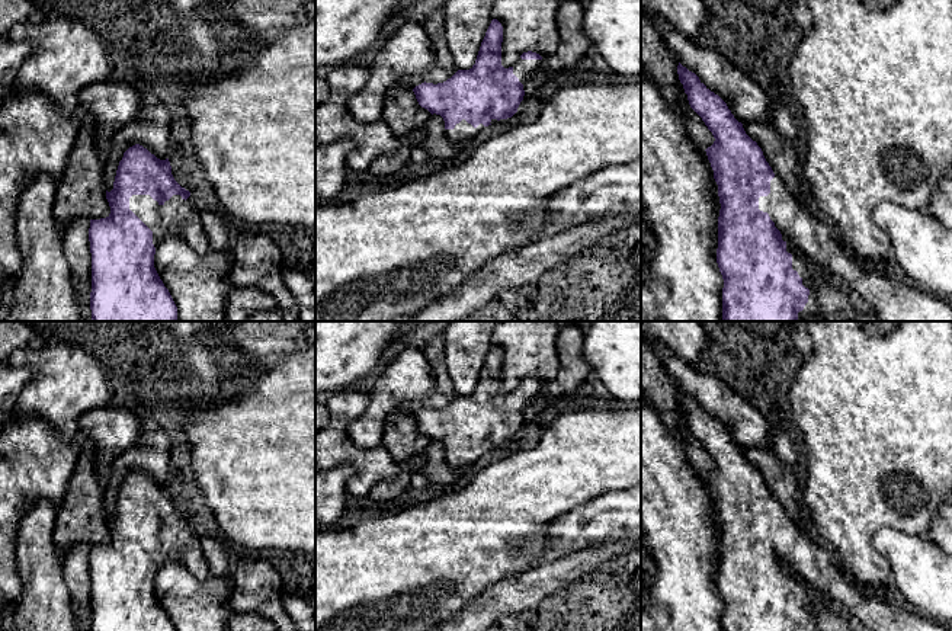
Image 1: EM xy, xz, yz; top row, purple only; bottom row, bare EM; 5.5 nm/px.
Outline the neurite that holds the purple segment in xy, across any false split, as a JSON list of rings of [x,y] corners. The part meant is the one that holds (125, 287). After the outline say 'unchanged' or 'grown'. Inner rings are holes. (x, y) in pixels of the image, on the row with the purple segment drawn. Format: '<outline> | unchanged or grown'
[[[135,144],[124,153],[106,199],[110,214],[90,220],[89,228],[92,321],[177,321],[177,307],[154,268],[154,254],[167,236],[182,238],[199,254],[212,250],[190,192],[174,180],[169,158],[160,160]]] | grown

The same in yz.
[[[680,63],[677,74],[690,108],[715,138],[705,151],[714,170],[721,204],[717,263],[724,279],[722,321],[805,321],[812,314],[823,314],[827,321],[952,321],[952,307],[946,301],[911,286],[887,269],[874,265],[863,269],[847,256],[833,224],[817,211],[805,208],[775,176],[762,148],[746,134],[743,124],[734,118],[727,103]],[[833,279],[839,279],[850,292],[865,300],[874,313],[869,316],[858,313],[849,297],[831,282]]] | grown

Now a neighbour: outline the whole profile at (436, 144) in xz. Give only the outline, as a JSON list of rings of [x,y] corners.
[[[433,113],[424,125],[426,137],[421,147],[429,157],[449,158],[459,151],[459,144],[451,142],[445,134],[445,121],[440,115]]]

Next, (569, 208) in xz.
[[[641,161],[599,170],[561,189],[546,202],[545,209],[549,217],[536,240],[602,215],[631,211],[641,217]]]

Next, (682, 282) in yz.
[[[641,74],[641,228],[651,241],[648,263],[641,272],[641,321],[722,321],[724,279],[717,263],[718,230],[714,198],[711,195],[711,172],[699,147],[689,137],[680,116],[666,103],[657,84]]]

